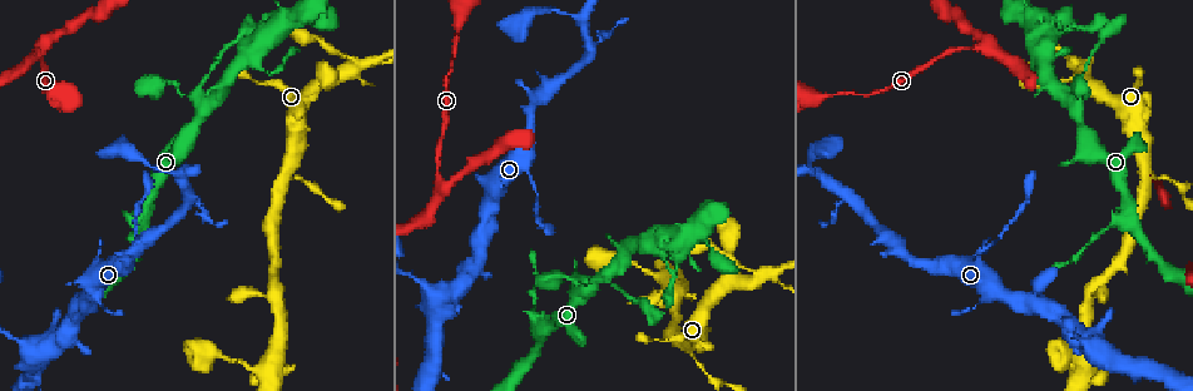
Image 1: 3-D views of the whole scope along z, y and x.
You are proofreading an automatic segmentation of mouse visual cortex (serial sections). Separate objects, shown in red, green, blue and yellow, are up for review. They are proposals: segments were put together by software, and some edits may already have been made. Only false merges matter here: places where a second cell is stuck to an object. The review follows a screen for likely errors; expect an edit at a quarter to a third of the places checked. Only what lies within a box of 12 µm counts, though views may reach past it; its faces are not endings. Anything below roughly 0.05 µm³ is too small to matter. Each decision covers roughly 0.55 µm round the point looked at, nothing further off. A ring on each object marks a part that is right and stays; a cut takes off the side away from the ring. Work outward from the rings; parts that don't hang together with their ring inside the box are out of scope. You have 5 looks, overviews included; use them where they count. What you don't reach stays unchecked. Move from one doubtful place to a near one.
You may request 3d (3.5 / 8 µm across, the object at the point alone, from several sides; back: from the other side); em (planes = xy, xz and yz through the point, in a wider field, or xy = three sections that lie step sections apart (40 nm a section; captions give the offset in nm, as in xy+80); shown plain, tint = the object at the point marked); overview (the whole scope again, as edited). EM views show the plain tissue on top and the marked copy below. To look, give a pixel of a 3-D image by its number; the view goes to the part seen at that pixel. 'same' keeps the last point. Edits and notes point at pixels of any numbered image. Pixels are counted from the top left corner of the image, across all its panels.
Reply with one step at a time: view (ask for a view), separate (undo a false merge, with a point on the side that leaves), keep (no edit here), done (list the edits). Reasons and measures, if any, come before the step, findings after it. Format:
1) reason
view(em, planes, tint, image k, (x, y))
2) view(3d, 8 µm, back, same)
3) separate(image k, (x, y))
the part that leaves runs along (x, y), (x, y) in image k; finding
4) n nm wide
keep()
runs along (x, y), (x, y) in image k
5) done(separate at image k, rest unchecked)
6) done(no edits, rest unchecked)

abrupt turn
view(3d, 3.5 µm, image 1, (690, 348))

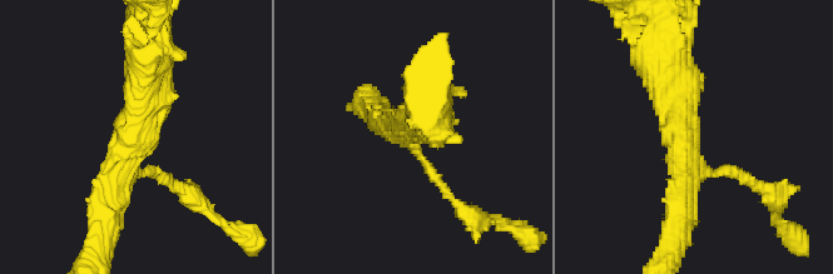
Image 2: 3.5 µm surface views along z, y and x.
3 arms; arms of 150, 350, 500 nm
view(em, planes, tint, image 2, (128, 158))

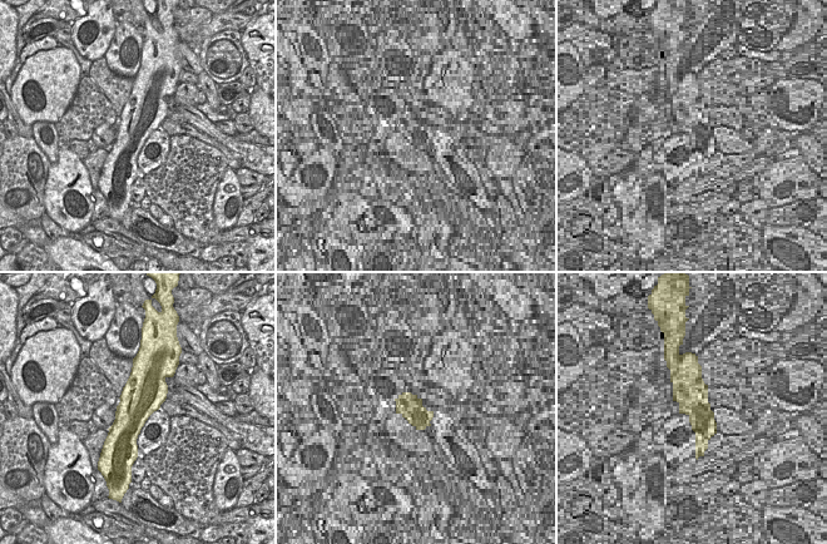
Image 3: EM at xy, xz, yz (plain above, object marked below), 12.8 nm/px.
keep()
runs along (147, 80), (104, 234) in image 2; all the same cell

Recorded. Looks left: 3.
calibre changes
view(3d, 3.5 µm, image 1, (529, 178))

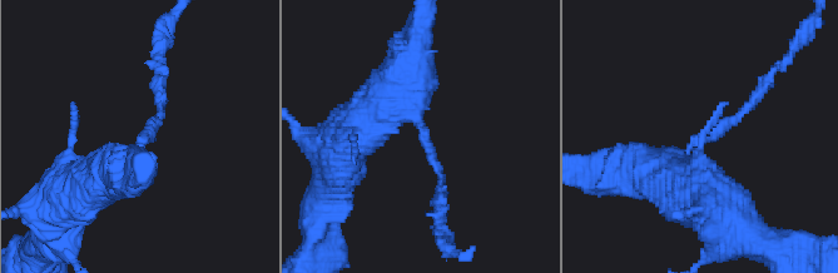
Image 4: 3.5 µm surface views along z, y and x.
arms of 150, 600 nm
view(em, xy, step 5, tint, image 4, (424, 144))

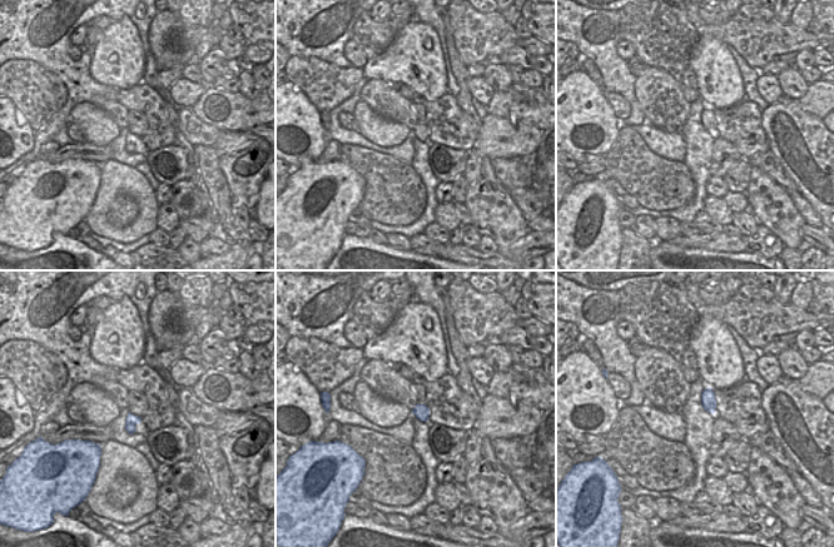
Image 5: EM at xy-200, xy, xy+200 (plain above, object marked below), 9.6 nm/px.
separate(image 4, (728, 120))
the part that leaves runs along (418, 128), (441, 177), (441, 214) in image 4; two cells meet here

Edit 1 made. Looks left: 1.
done(separate at image 4, rest unchecked)

